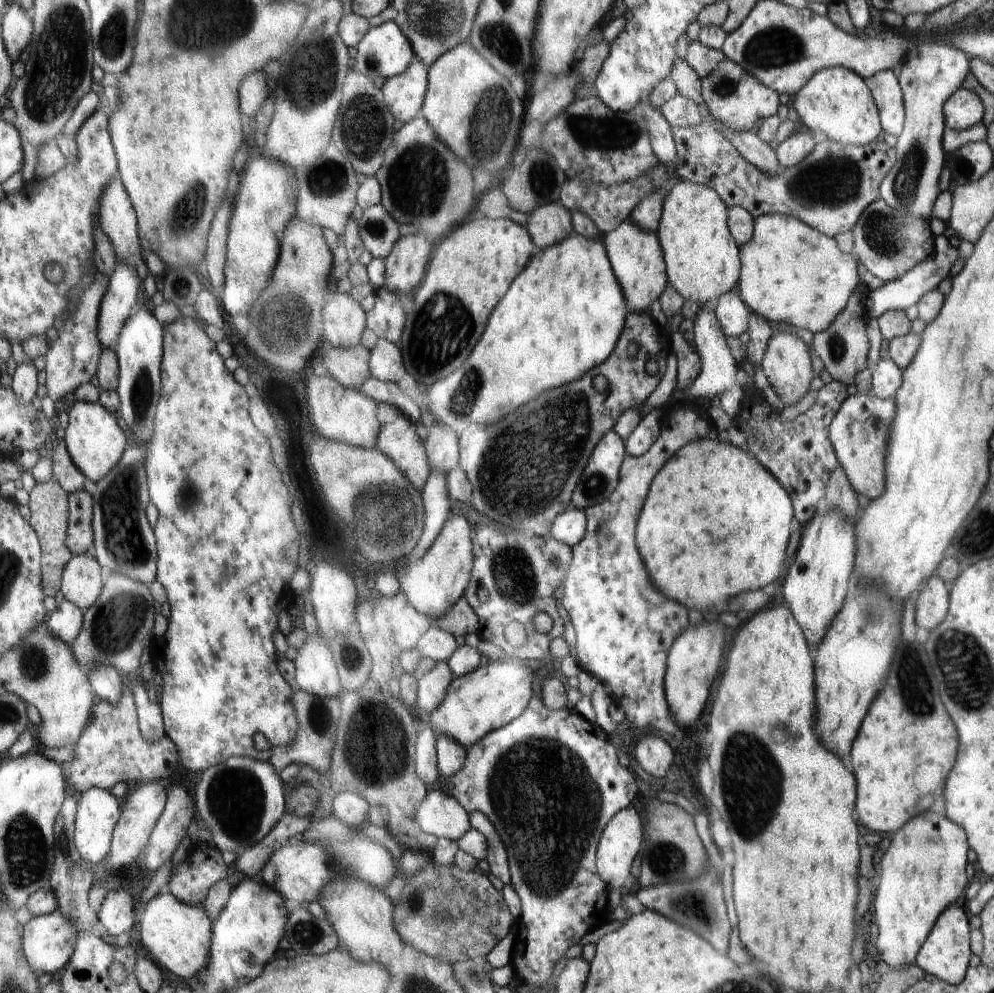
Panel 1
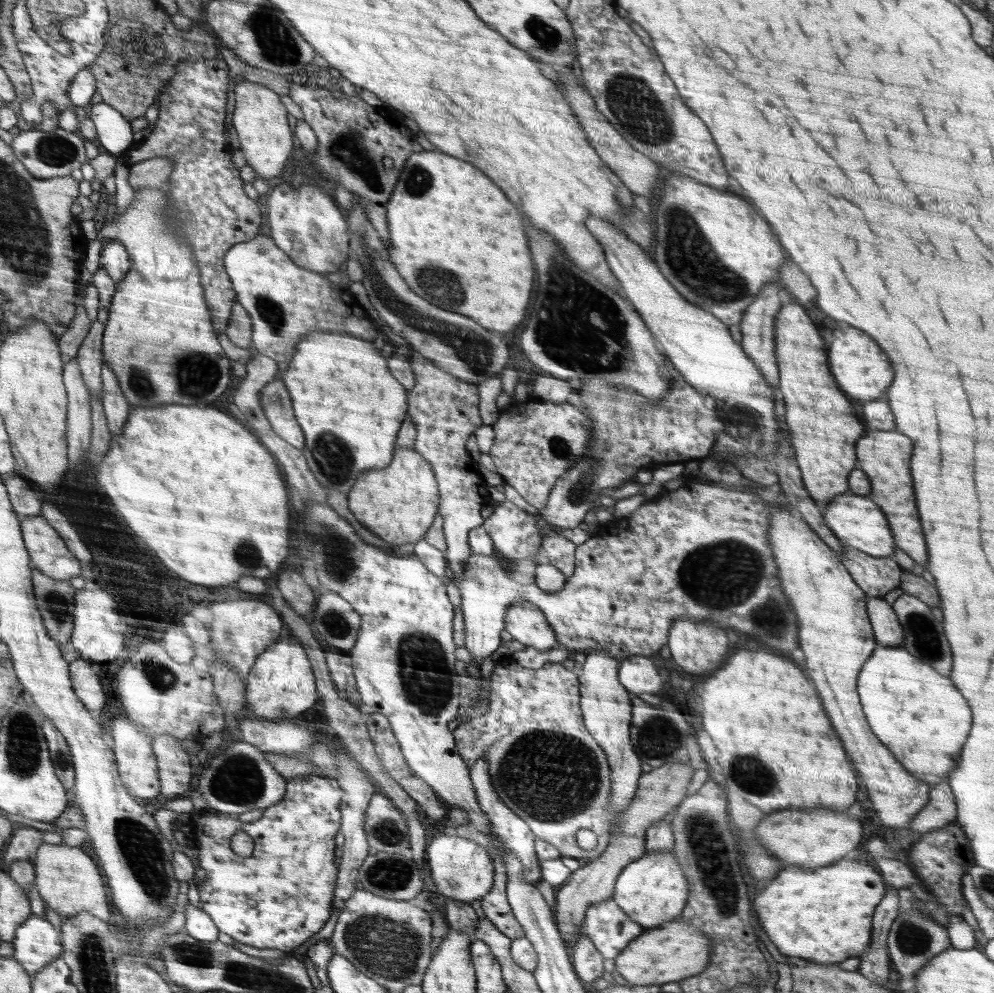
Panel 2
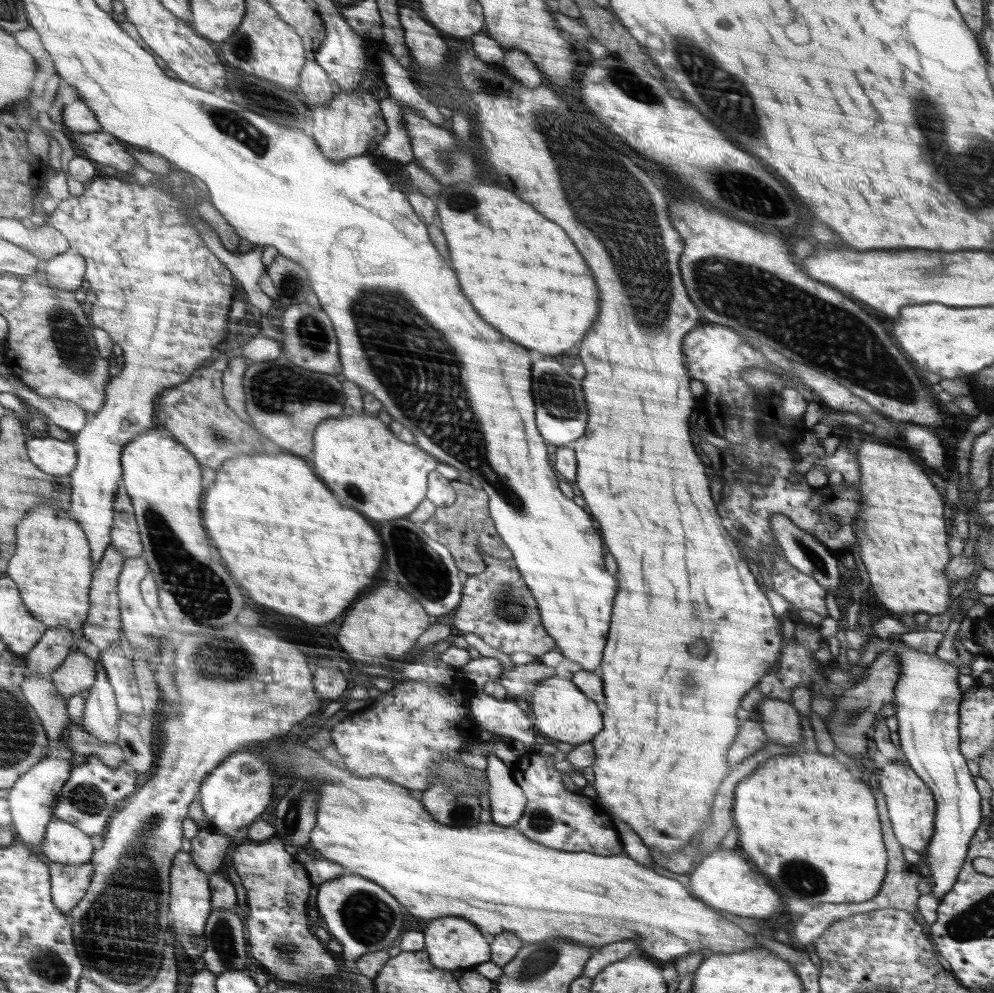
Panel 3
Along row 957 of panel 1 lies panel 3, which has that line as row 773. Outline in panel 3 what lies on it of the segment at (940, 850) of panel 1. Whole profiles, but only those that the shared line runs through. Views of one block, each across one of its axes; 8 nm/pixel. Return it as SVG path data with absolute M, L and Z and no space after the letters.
M888 762L878 771L894 836L904 848L908 847L920 853L935 834L935 812L938 810L938 805L934 793L907 762Z

